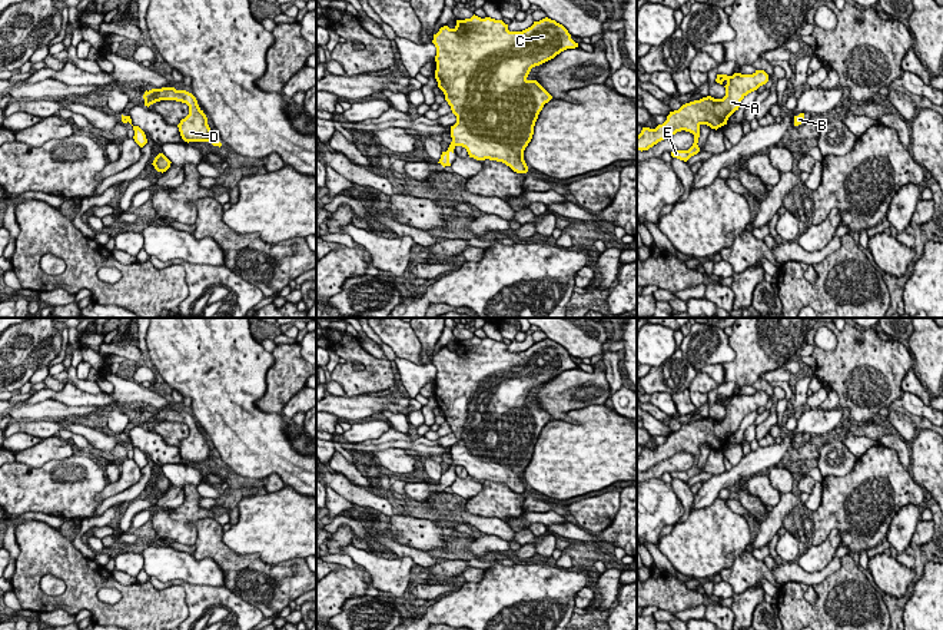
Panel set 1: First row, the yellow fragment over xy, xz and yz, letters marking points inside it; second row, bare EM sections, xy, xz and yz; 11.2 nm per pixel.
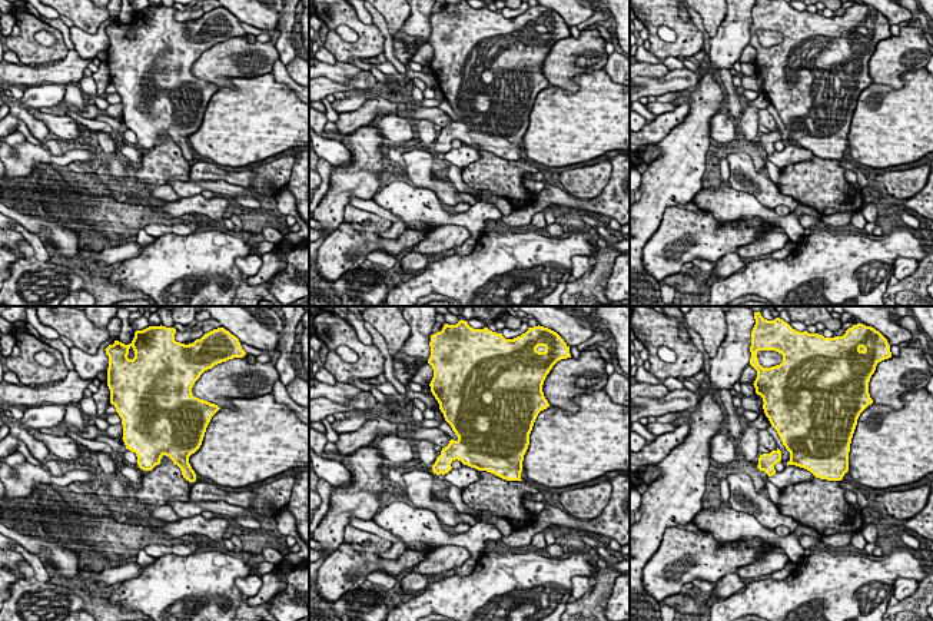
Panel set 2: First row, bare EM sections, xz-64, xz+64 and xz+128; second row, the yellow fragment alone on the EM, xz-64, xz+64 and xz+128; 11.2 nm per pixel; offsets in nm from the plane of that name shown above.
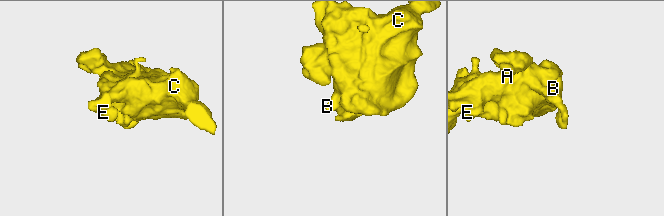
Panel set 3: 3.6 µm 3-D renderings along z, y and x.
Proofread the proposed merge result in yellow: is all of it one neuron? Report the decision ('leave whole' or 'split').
leave whole

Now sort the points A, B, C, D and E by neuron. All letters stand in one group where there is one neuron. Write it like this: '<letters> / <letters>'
A B C D E

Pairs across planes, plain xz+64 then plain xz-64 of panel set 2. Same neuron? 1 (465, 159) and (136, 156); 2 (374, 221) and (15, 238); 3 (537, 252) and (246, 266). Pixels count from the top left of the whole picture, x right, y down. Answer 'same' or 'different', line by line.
1: same
2: different
3: different

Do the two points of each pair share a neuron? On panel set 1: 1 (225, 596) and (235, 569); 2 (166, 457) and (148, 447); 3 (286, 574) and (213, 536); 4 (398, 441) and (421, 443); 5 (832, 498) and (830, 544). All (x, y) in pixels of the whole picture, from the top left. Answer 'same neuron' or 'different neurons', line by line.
1: different neurons
2: same neuron
3: same neuron
4: same neuron
5: different neurons

